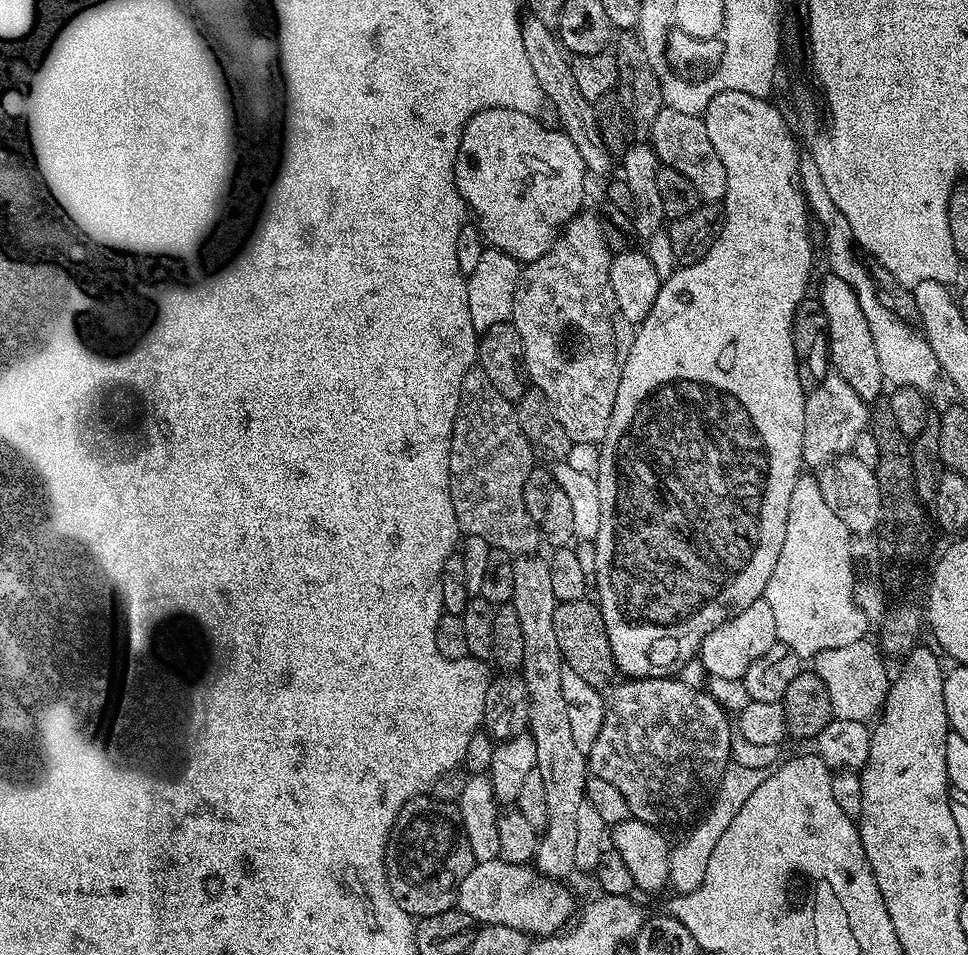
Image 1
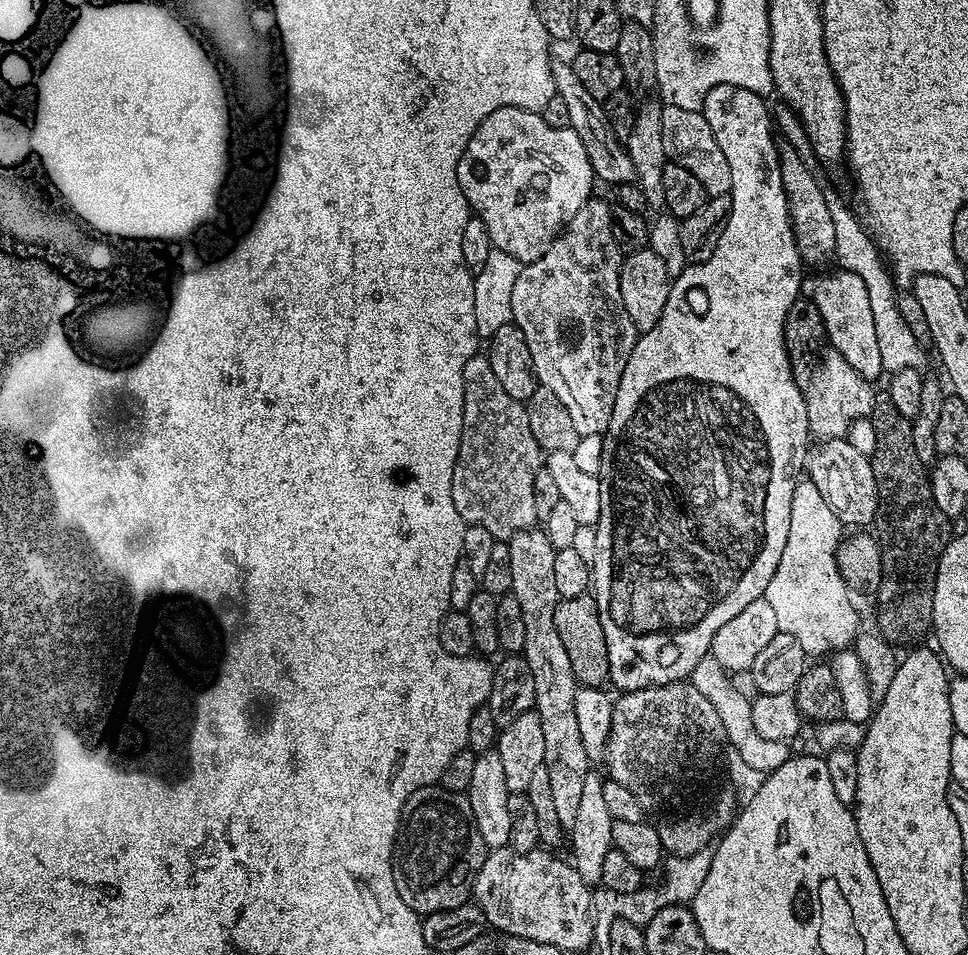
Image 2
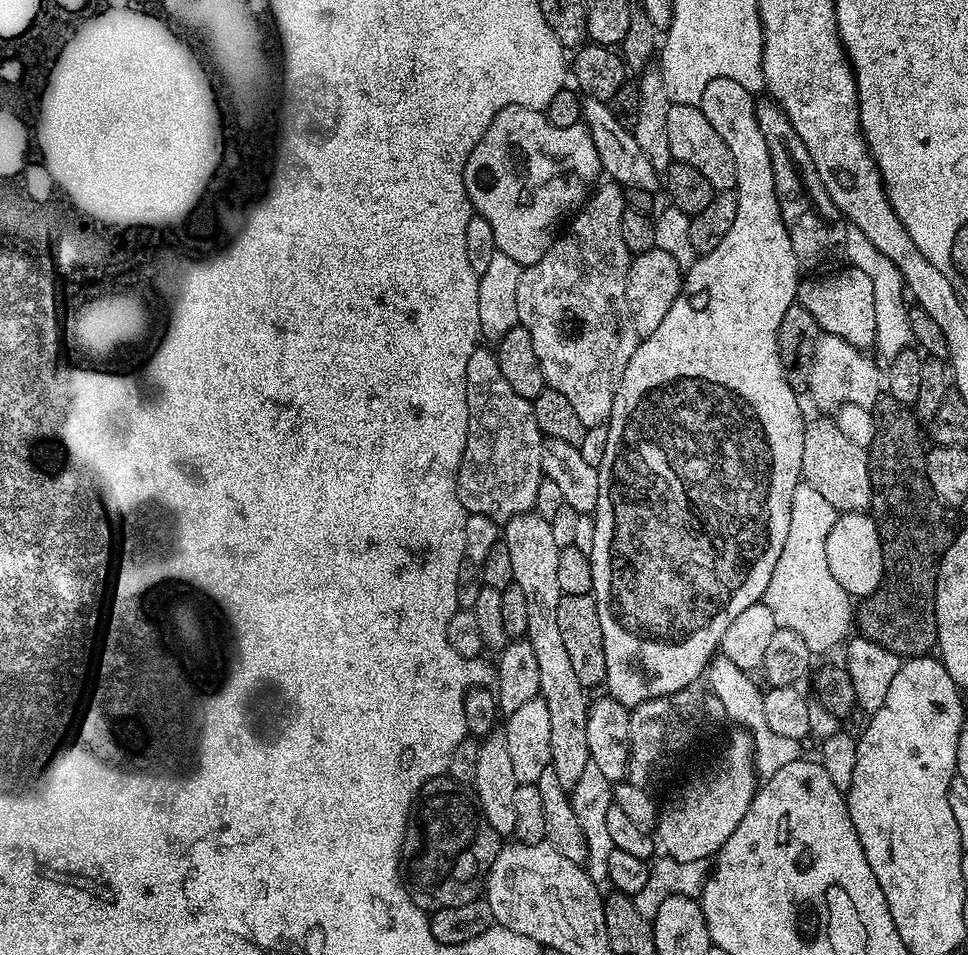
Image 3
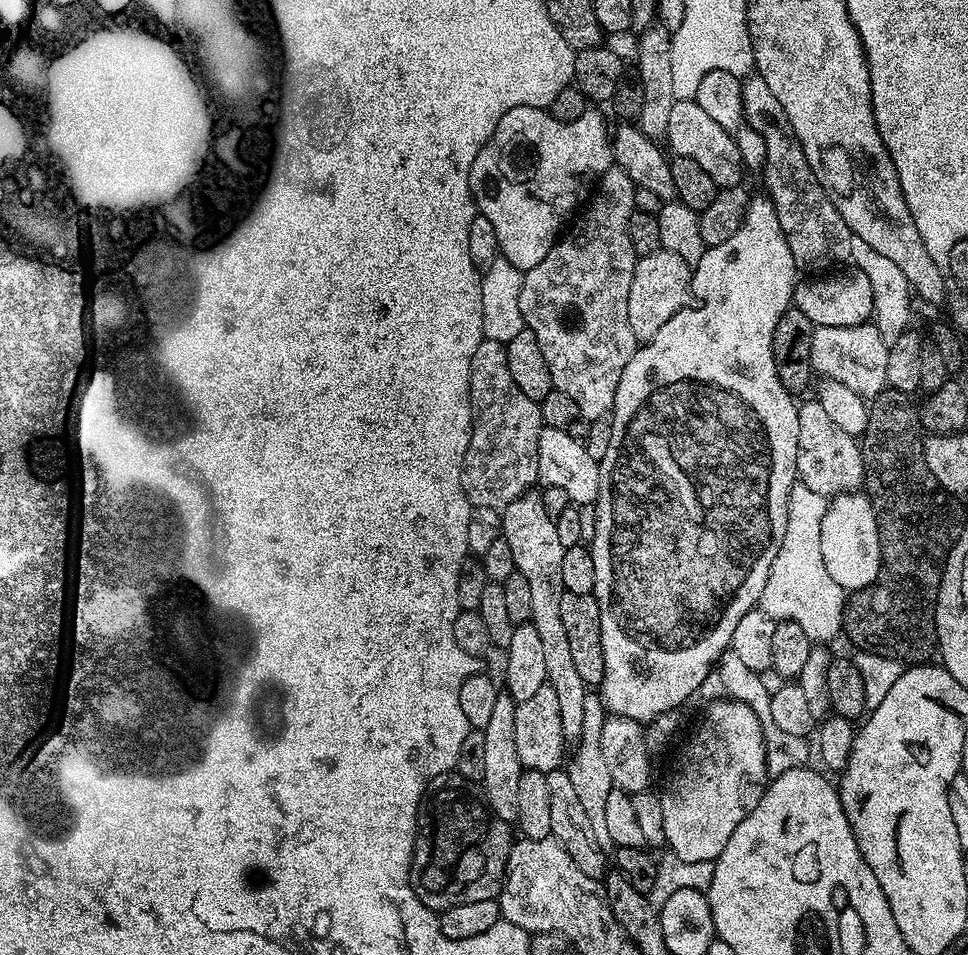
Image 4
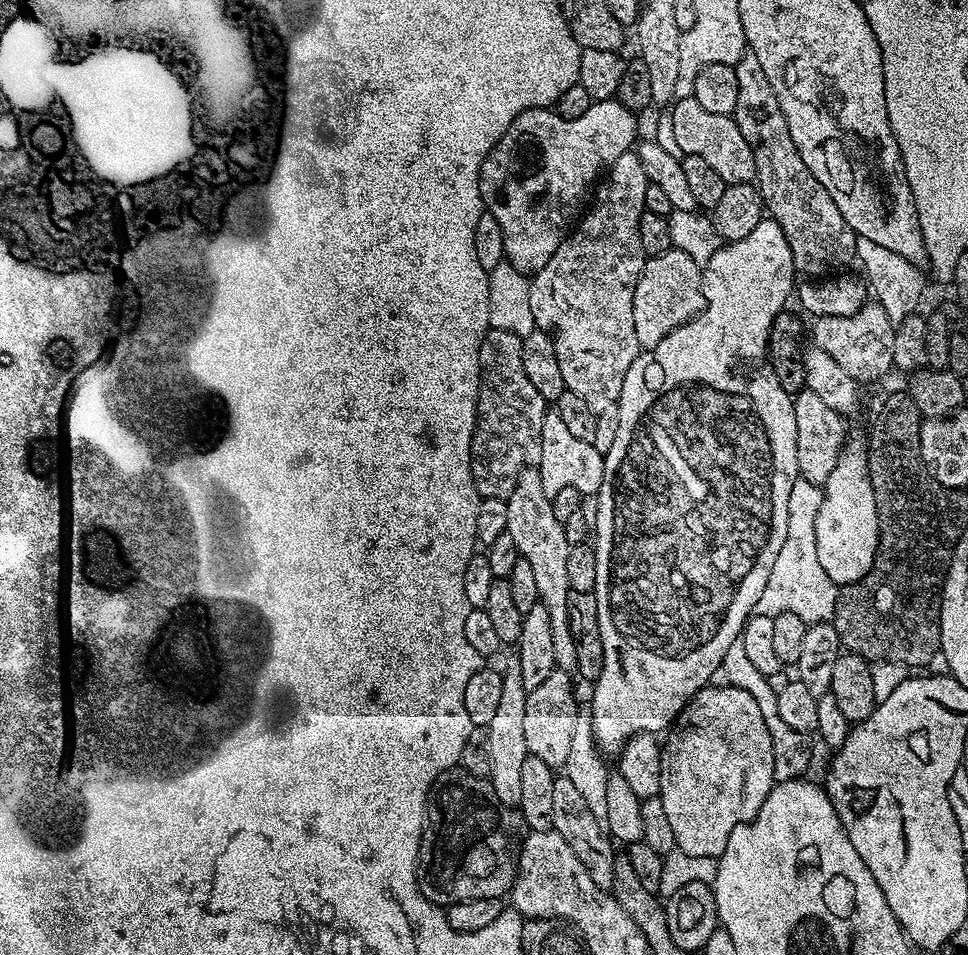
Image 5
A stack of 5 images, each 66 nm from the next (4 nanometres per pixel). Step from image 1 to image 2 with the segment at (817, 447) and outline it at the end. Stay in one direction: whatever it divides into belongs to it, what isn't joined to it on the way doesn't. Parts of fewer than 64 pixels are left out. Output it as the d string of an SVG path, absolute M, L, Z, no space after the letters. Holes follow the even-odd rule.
M825 351L810 386L804 392L809 433L816 438L847 437L853 422L871 417L874 403L872 388L873 385L861 378L858 370L854 370L854 366L850 366L842 354Z

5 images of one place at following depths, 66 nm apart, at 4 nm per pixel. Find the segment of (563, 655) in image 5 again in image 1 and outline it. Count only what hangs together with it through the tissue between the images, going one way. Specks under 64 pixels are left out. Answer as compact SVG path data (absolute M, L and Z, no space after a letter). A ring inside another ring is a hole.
M529 554L519 557L514 566L514 594L511 604L522 625L522 675L526 690L530 690L530 718L527 731L534 738L536 771L542 774L546 786L546 814L548 821L536 845L534 867L537 872L558 881L573 874L574 849L577 841L578 808L586 803L584 786L590 775L586 754L578 750L570 735L570 718L566 715L566 698L562 698L562 670L566 666L560 658L558 637L554 635L554 610L558 601L550 583L547 559Z

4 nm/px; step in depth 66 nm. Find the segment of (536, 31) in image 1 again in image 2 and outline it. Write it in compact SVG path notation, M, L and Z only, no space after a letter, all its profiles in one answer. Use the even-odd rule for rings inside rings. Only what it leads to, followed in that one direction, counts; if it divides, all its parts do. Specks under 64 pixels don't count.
M553 63L550 75L556 83L555 95L560 96L562 102L566 102L566 111L570 114L568 128L574 134L578 134L578 138L582 138L582 146L586 146L586 158L590 158L593 177L597 181L605 180L609 186L633 183L636 179L634 162L630 160L625 141L614 134L604 113L603 103L594 100L586 90L586 86L582 86L582 82L578 82L571 63Z

